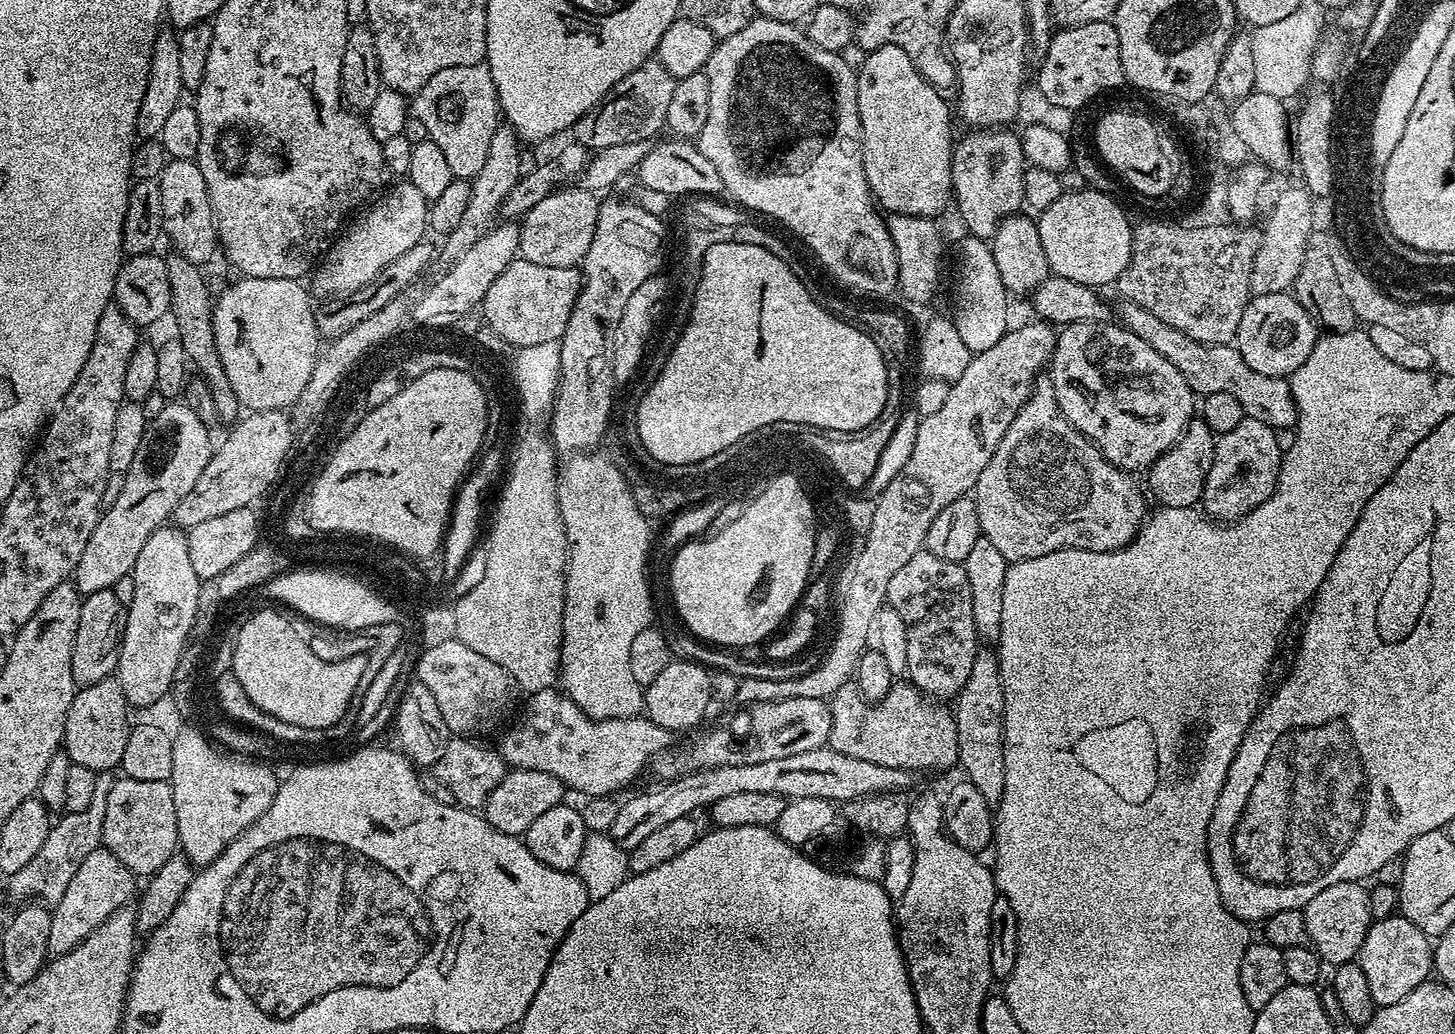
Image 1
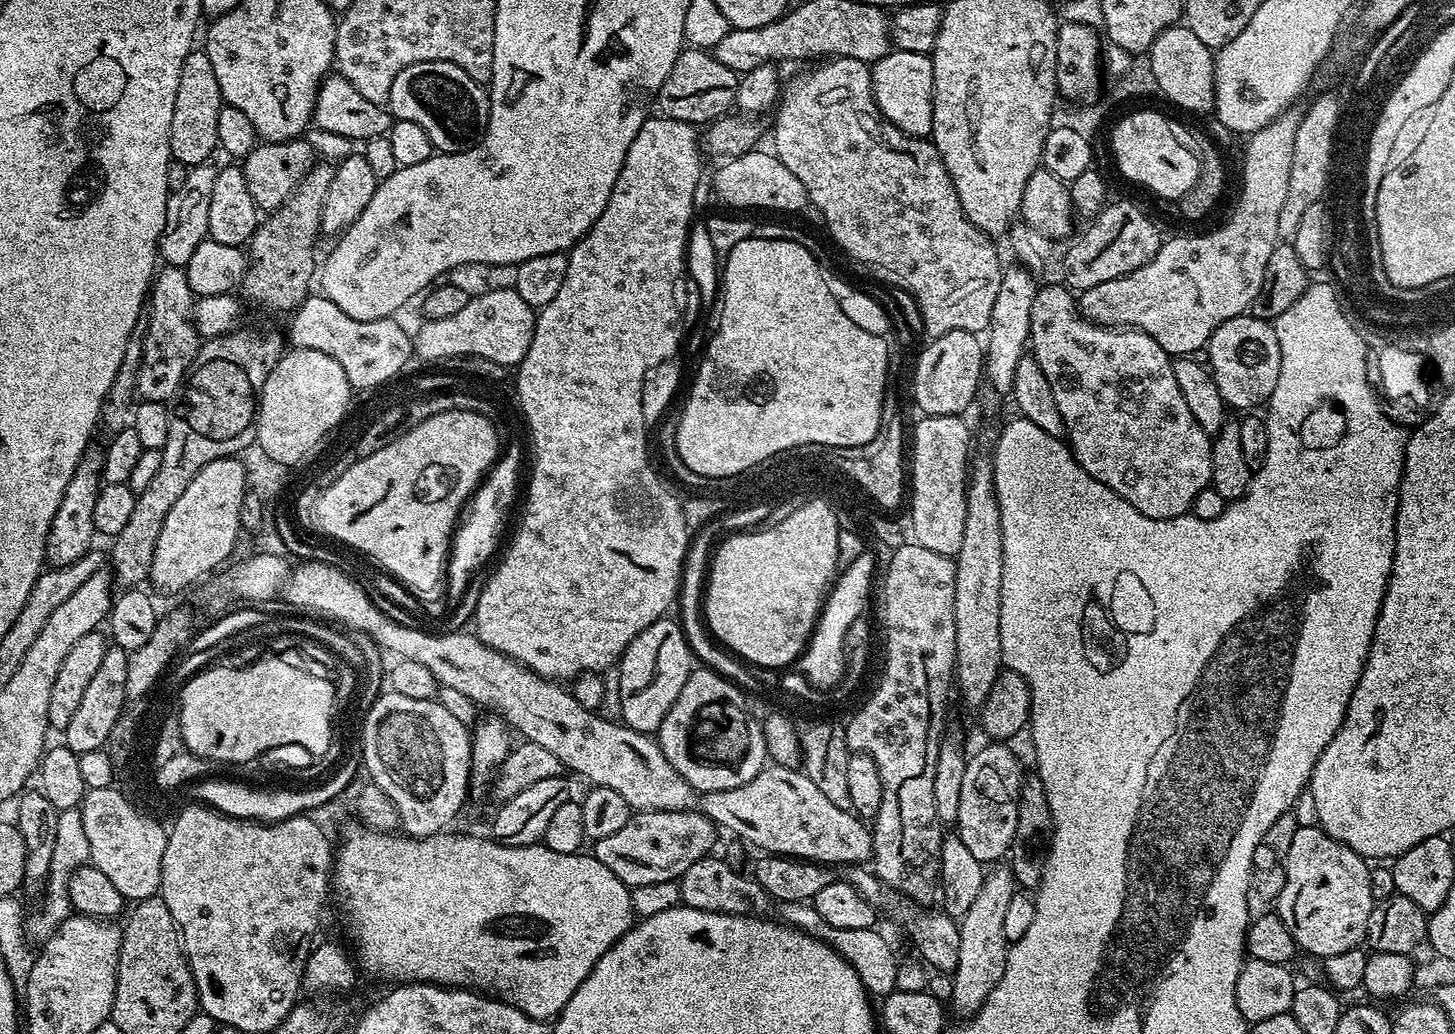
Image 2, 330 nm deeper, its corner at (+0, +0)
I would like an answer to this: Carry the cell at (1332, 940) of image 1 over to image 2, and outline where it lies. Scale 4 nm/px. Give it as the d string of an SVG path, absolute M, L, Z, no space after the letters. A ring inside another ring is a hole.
M1300 826L1294 834L1293 841L1290 842L1287 852L1283 854L1283 864L1285 868L1285 885L1282 886L1279 899L1275 903L1275 911L1282 918L1282 922L1286 922L1286 926L1290 930L1290 934L1294 934L1294 942L1297 949L1301 953L1309 952L1312 956L1323 958L1330 954L1342 954L1342 950L1350 950L1351 948L1361 947L1365 943L1368 935L1368 923L1370 922L1370 914L1372 913L1372 891L1370 890L1370 864L1364 857L1359 856L1354 850L1350 850L1350 846L1346 846L1342 842L1338 842L1334 838L1330 838L1330 834L1326 834L1318 826Z

